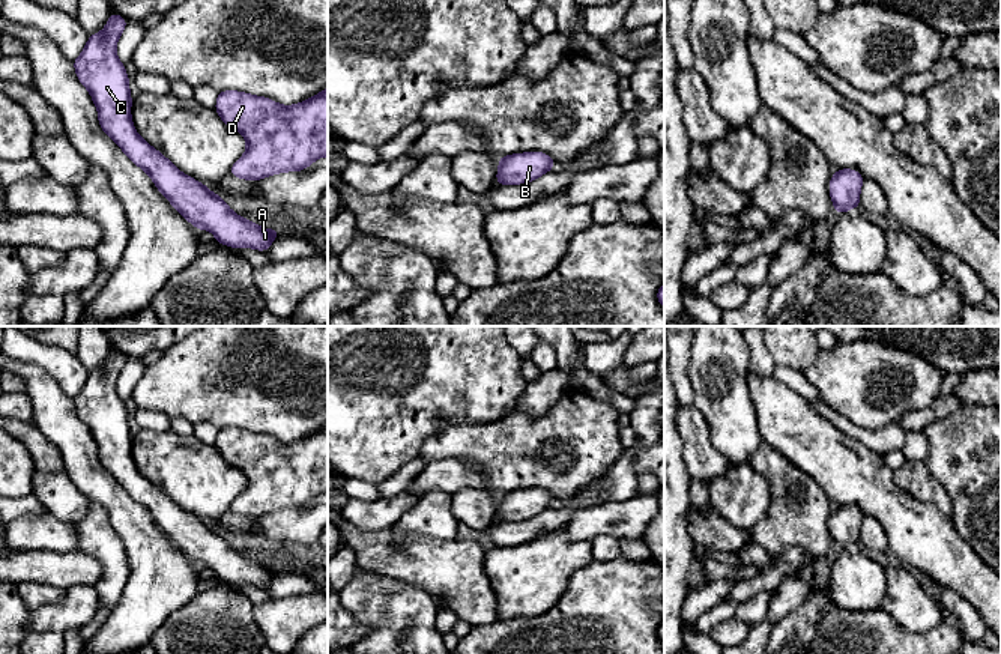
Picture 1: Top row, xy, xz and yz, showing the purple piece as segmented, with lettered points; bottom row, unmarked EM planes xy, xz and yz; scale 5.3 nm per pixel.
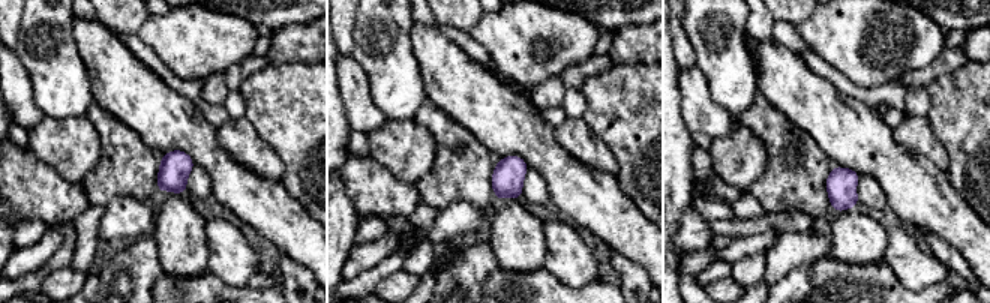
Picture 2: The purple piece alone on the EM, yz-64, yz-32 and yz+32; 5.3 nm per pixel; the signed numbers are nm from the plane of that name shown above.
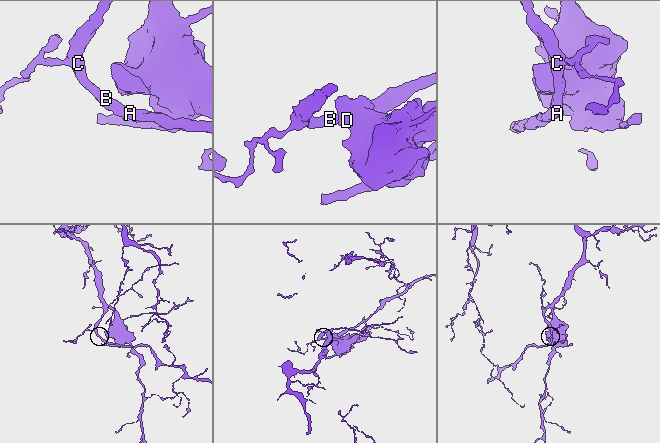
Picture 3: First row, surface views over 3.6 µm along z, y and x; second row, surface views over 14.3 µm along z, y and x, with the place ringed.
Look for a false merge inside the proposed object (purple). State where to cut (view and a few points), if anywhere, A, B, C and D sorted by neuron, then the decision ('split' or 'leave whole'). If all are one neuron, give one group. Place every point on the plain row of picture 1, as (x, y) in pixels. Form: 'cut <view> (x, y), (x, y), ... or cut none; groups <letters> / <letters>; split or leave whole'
cut none; groups A B C D; leave whole

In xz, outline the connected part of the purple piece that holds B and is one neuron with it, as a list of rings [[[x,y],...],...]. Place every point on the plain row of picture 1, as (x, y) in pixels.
[[[526,489],[499,495],[497,522],[528,520],[550,508],[556,499],[544,489]]]

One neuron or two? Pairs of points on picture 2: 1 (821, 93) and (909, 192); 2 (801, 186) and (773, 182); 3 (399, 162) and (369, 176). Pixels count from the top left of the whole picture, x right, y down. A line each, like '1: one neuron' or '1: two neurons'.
1: one neuron
2: one neuron
3: two neurons

